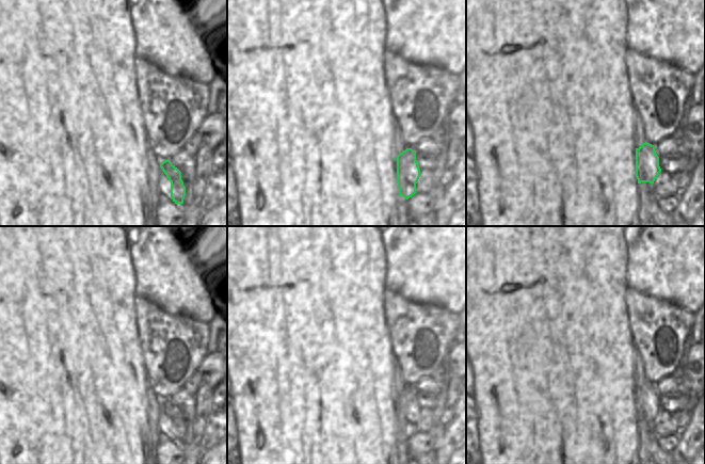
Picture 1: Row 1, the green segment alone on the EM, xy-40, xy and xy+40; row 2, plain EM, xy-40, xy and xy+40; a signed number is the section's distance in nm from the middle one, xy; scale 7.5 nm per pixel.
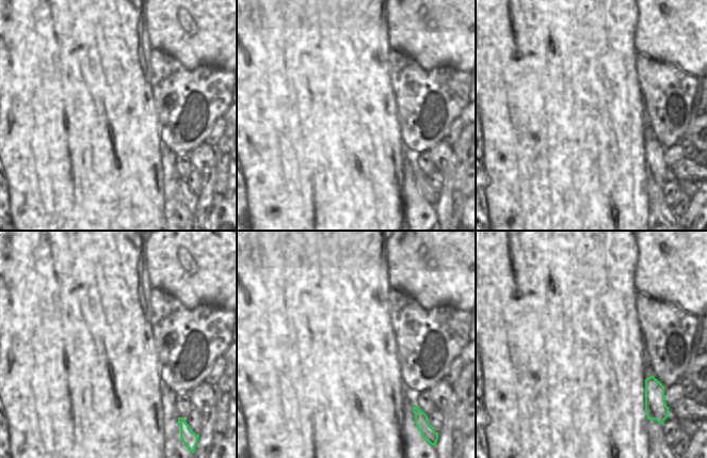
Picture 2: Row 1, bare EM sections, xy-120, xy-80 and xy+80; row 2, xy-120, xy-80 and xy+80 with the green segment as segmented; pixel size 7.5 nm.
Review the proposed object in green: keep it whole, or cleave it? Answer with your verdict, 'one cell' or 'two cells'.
one cell

